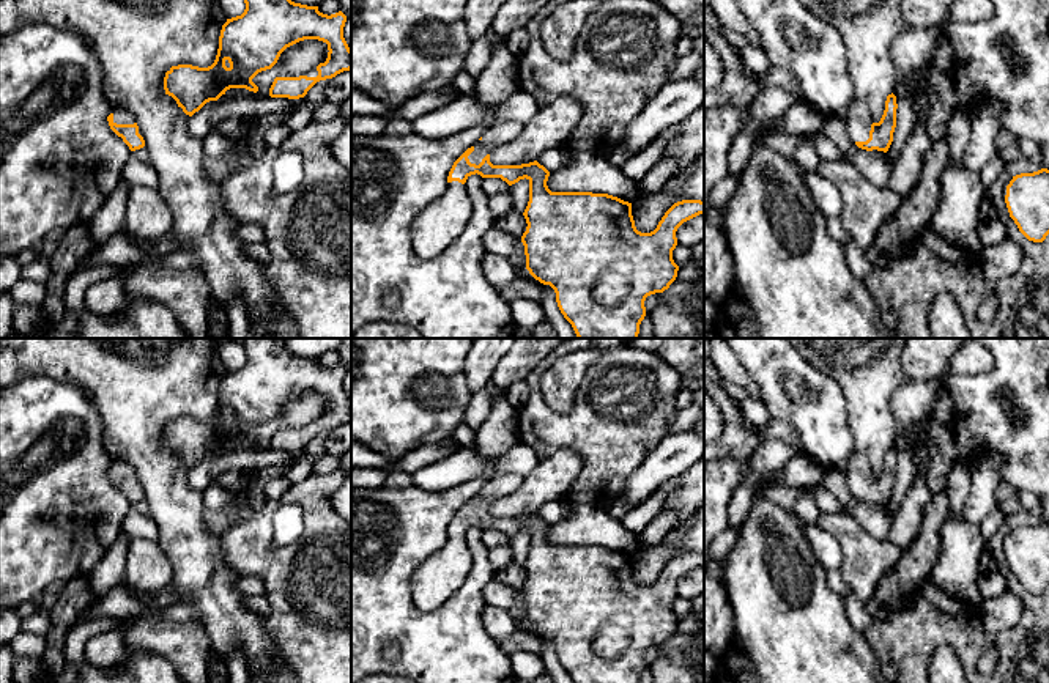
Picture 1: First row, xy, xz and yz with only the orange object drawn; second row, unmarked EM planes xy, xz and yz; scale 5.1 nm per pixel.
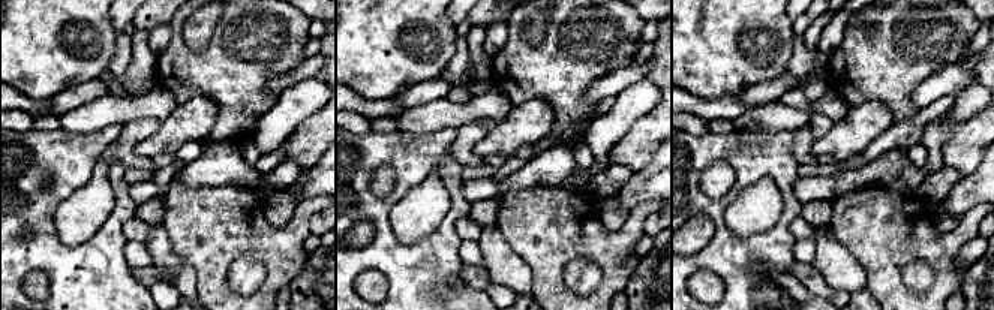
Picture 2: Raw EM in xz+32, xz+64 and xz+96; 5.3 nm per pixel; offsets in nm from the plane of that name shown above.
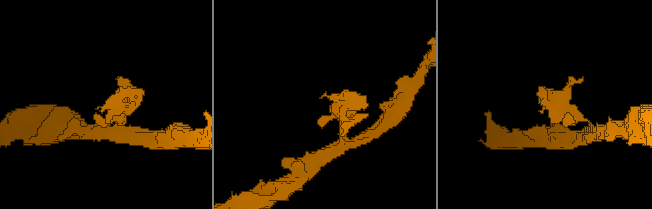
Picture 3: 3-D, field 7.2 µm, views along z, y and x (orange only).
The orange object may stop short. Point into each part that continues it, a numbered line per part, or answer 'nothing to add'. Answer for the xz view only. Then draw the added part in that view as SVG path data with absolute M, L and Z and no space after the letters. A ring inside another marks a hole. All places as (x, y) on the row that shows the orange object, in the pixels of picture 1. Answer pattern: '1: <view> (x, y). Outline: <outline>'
1: xz (501, 132). Outline: M507 120L487 127L482 138L474 145L474 151L468 156L469 162L479 165L487 154L512 142L523 131L523 126L518 121Z

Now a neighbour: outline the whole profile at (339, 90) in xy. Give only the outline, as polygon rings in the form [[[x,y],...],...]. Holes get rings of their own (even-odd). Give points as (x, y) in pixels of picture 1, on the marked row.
[[[351,69],[331,79],[326,88],[328,102],[342,104],[351,96]]]

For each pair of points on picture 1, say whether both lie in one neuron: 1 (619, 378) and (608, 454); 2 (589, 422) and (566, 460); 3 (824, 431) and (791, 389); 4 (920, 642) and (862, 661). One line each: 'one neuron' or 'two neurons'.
1: one neuron
2: two neurons
3: one neuron
4: two neurons

